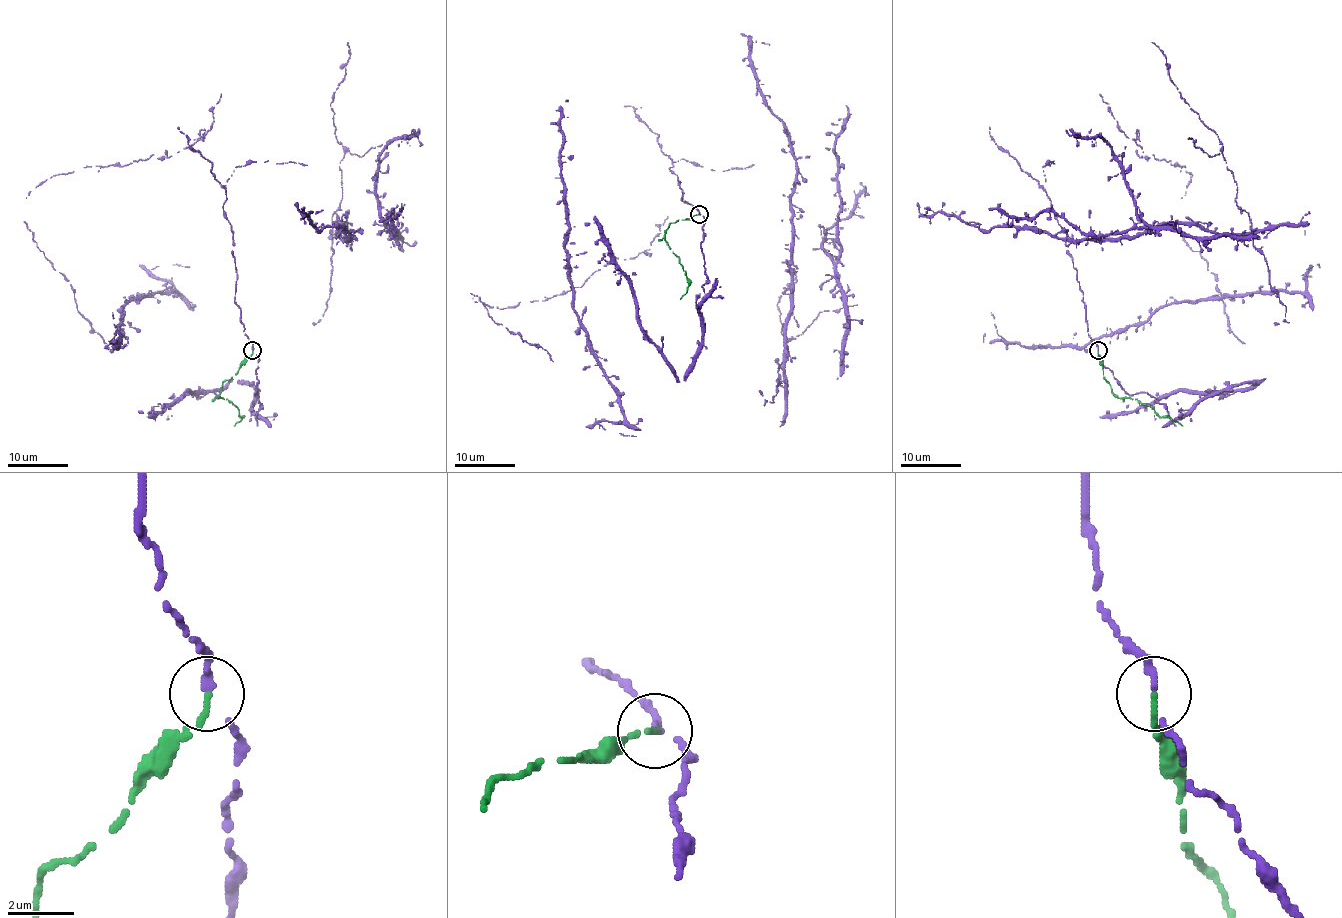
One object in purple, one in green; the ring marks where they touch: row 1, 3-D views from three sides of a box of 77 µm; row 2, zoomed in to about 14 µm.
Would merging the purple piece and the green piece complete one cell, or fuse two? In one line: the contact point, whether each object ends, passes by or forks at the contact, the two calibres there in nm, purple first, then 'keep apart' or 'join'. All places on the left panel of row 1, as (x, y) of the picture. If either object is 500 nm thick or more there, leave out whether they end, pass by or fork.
at (252, 350); purple passes by; green ends there; 180 nm thick on the purple side, 180 nm on the other; keep apart

